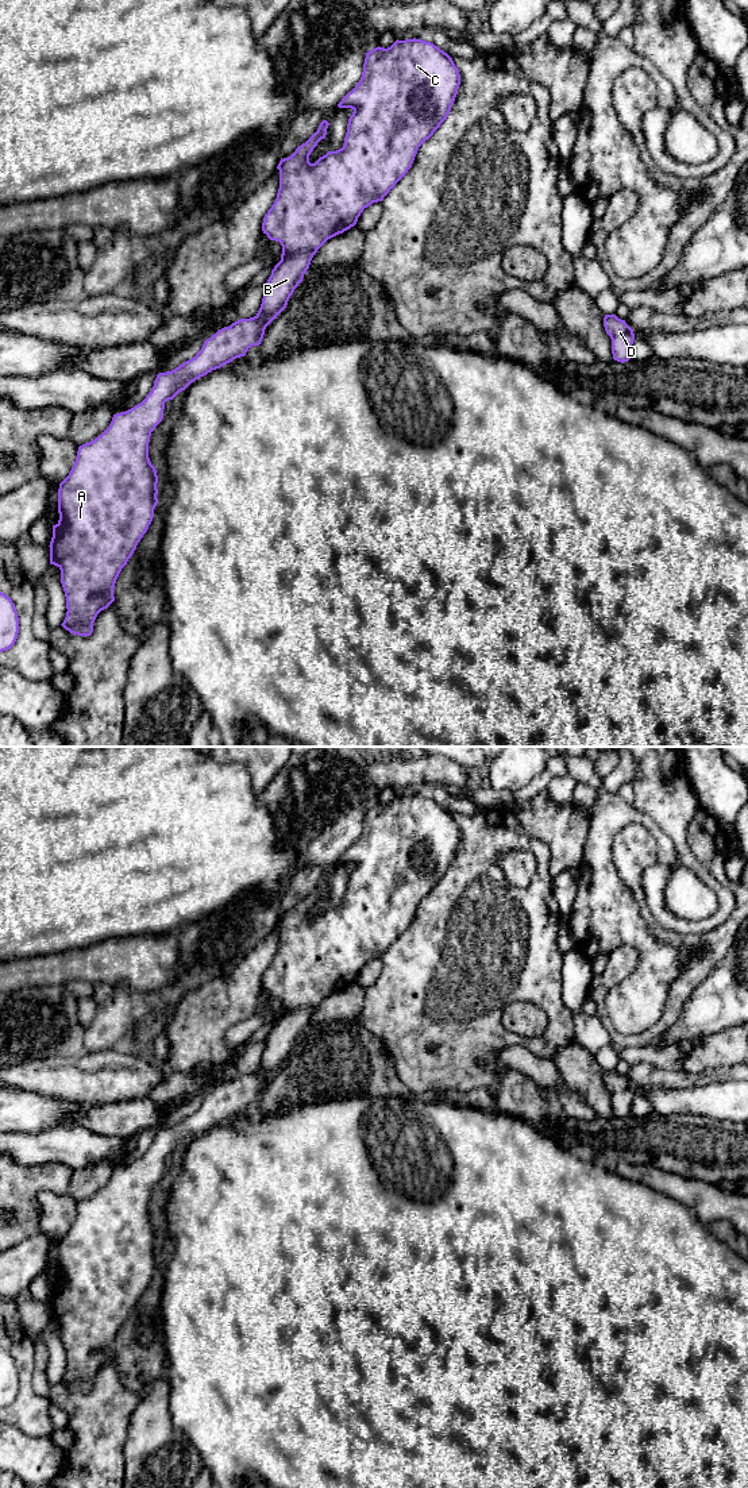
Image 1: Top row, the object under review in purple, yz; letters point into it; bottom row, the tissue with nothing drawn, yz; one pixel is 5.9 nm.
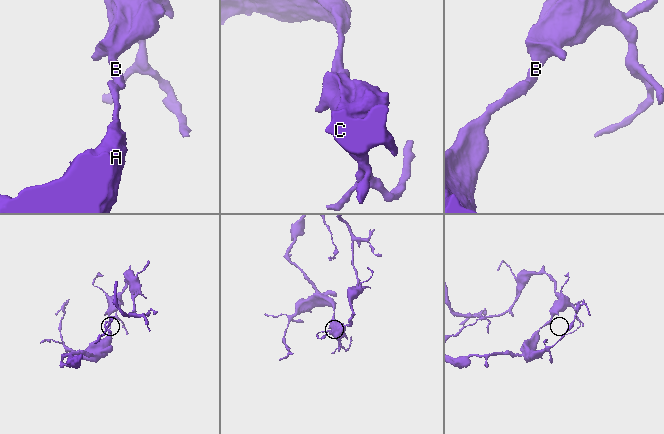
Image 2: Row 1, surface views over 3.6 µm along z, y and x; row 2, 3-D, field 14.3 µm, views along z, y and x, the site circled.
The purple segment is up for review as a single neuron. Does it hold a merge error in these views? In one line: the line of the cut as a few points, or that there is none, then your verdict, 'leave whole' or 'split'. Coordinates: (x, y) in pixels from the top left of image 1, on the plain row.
cut in yz along (254, 1072), (266, 1082); split

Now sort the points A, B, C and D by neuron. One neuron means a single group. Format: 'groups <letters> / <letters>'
groups A / B C D

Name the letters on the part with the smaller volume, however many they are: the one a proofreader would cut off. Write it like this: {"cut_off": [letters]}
{"cut_off": ["B", "C", "D"]}

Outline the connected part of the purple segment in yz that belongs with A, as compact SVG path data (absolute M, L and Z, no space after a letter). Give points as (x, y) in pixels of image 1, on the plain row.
M255 1072L240 1075L230 1083L219 1086L207 1095L194 1114L184 1118L171 1127L159 1129L154 1137L151 1148L134 1164L116 1169L109 1183L95 1196L78 1203L76 1218L69 1231L59 1240L58 1269L59 1276L53 1281L50 1298L50 1321L61 1326L61 1339L66 1353L66 1373L61 1380L66 1387L78 1392L90 1392L97 1371L107 1365L113 1357L113 1344L122 1325L136 1306L138 1299L147 1288L158 1260L158 1231L149 1214L149 1198L151 1188L163 1175L165 1159L173 1156L192 1138L207 1132L212 1126L244 1113L250 1103L259 1102L266 1082Z

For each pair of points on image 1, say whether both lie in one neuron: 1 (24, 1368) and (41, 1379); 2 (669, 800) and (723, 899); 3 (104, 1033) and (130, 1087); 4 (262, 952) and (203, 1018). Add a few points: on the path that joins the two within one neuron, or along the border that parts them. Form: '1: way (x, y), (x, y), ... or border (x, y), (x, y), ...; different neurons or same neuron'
1: border (31, 1341), (33, 1388), (39, 1395), (47, 1396); different neurons
2: way (675, 824), (685, 856), (704, 875); same neuron
3: border (123, 1047), (80, 1052); different neurons
4: way (251, 968), (219, 1002); same neuron

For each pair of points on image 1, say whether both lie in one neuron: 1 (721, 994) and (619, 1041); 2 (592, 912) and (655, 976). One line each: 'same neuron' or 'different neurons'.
1: different neurons
2: same neuron

